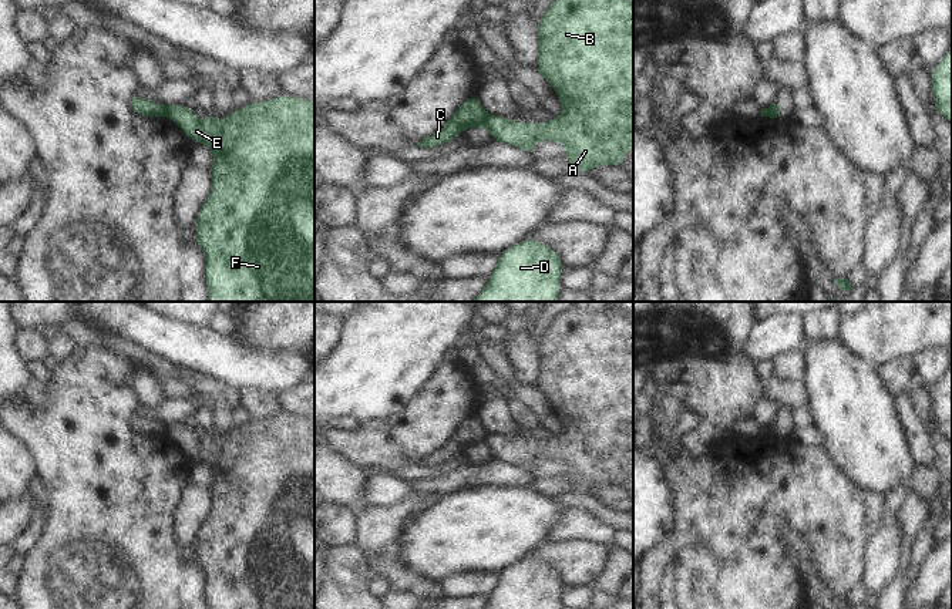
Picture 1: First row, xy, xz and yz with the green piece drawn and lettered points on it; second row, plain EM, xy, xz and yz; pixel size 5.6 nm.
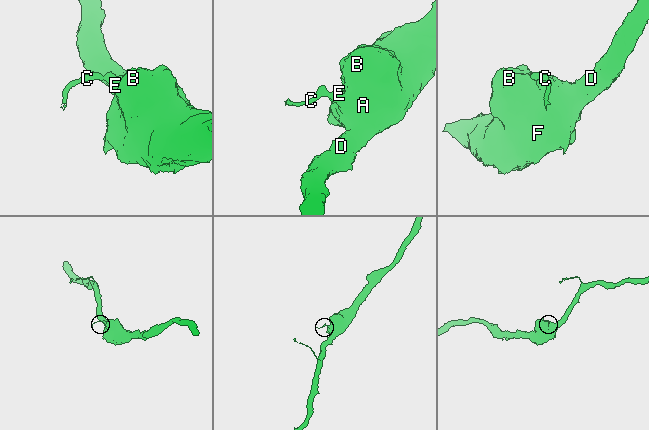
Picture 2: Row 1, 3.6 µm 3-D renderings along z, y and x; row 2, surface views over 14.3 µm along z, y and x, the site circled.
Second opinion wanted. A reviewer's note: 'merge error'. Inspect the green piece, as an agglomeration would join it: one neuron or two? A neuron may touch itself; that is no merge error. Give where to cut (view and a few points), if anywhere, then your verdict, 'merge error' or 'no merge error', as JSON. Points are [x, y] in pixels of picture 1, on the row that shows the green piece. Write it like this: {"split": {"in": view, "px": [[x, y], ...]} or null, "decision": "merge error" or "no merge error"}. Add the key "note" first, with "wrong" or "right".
{"note": "right", "split": {"in": "xz", "px": [[488, 115], [481, 127]]}, "decision": "merge error"}

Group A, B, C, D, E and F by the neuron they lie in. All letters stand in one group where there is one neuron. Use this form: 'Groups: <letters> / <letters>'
Groups: A B D E F / C

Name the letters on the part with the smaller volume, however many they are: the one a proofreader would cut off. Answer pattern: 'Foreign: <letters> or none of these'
Foreign: C

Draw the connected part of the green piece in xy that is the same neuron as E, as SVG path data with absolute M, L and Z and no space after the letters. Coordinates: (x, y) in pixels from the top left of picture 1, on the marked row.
M279 94L273 100L250 101L240 110L232 110L221 122L208 112L201 124L196 122L198 114L184 104L174 104L166 110L166 117L182 129L189 141L206 144L213 154L213 164L209 169L212 188L198 212L194 239L206 255L206 302L314 302L314 101Z

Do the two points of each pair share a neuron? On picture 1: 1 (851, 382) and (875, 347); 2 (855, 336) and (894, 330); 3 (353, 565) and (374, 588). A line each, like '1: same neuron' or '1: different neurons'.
1: different neurons
2: same neuron
3: different neurons

